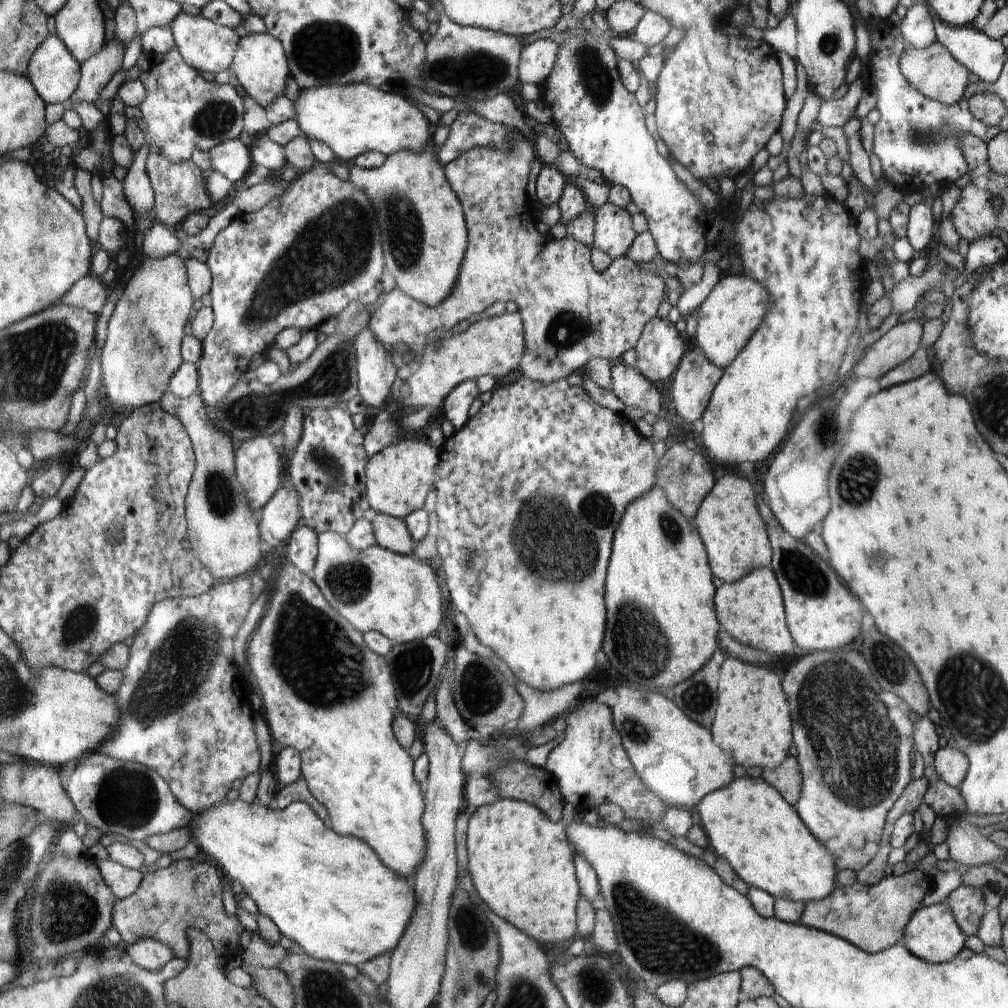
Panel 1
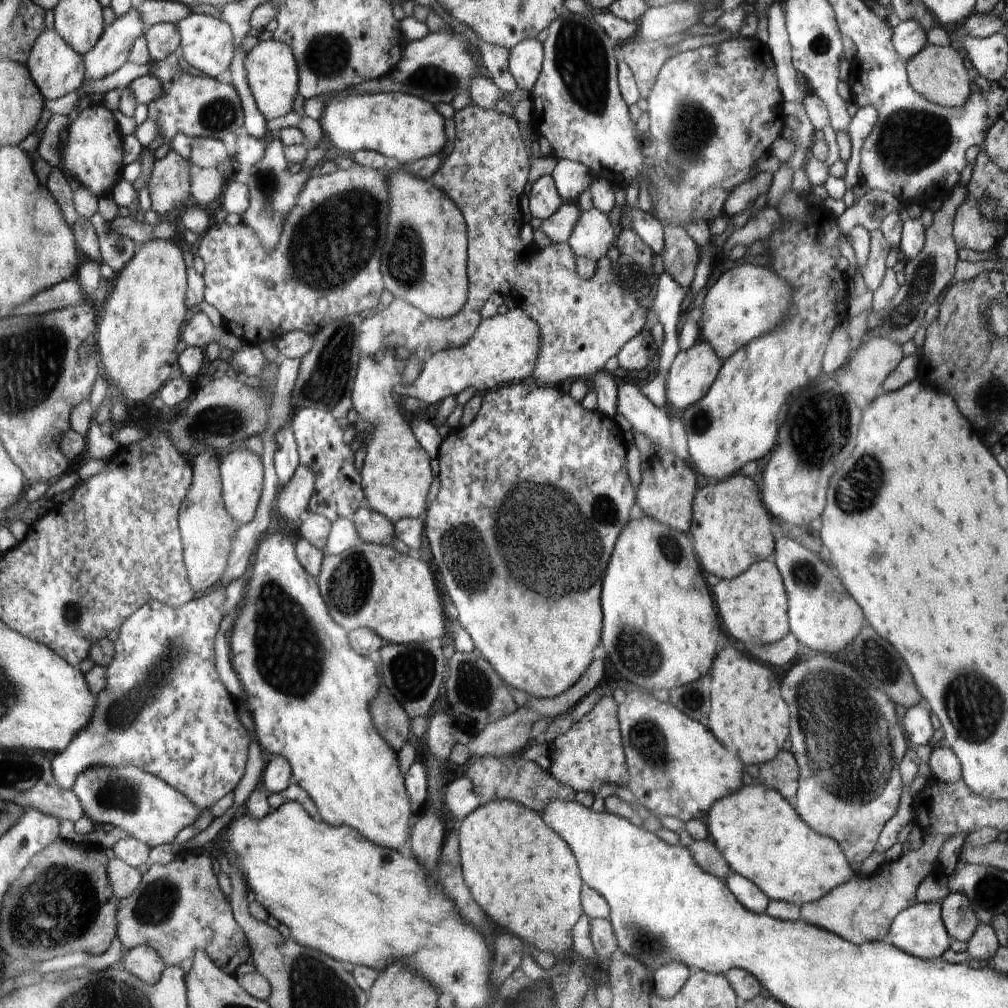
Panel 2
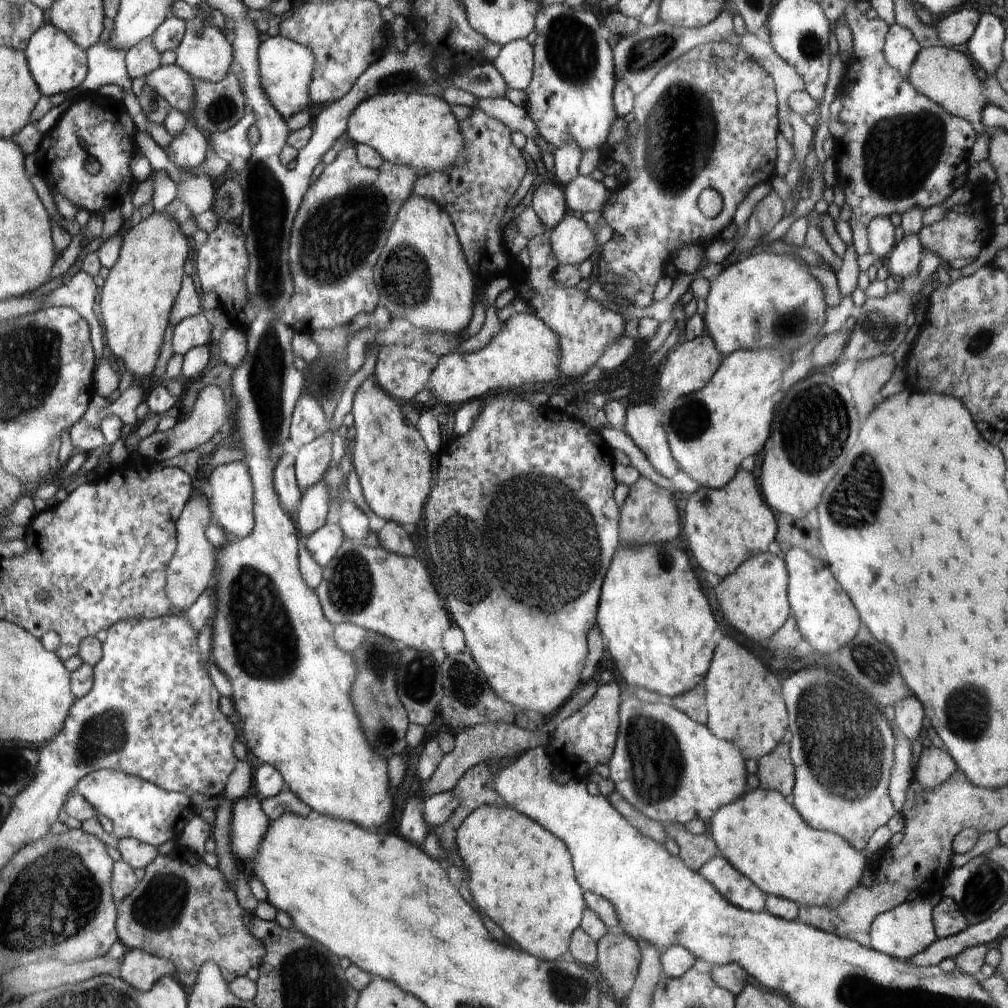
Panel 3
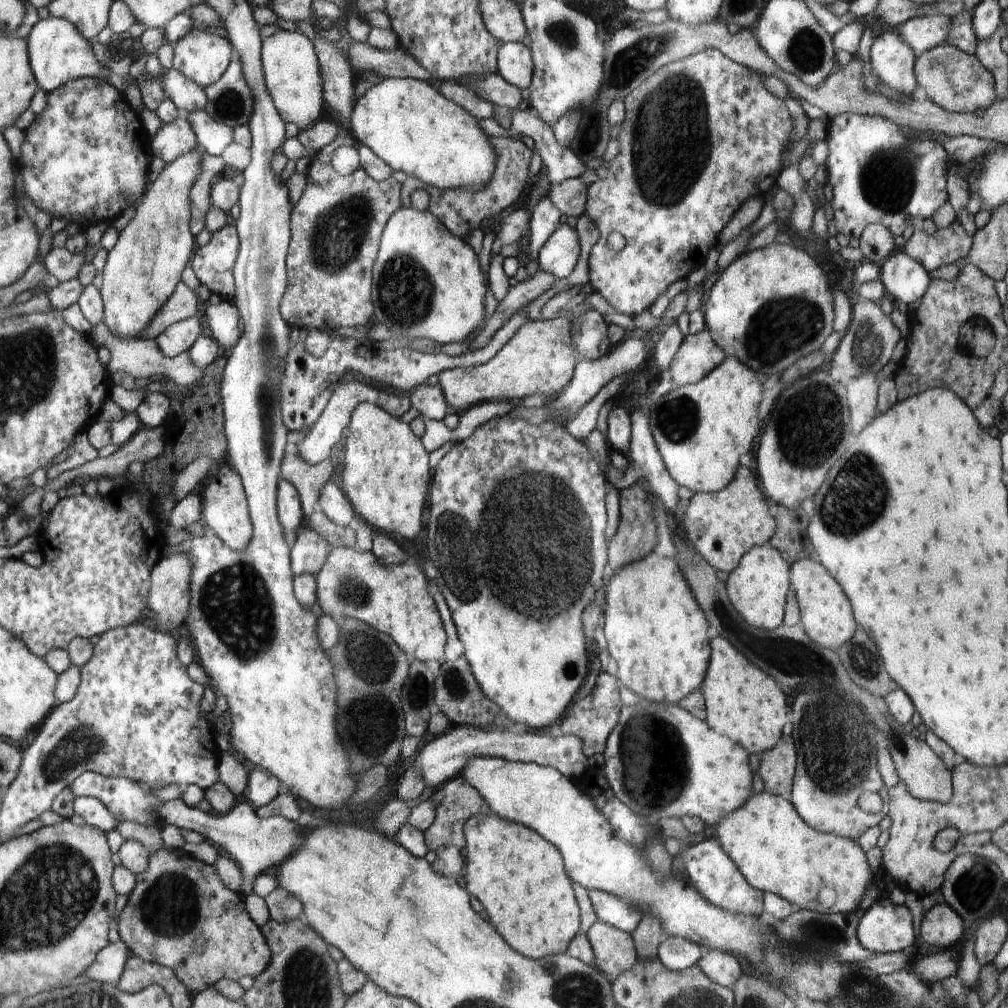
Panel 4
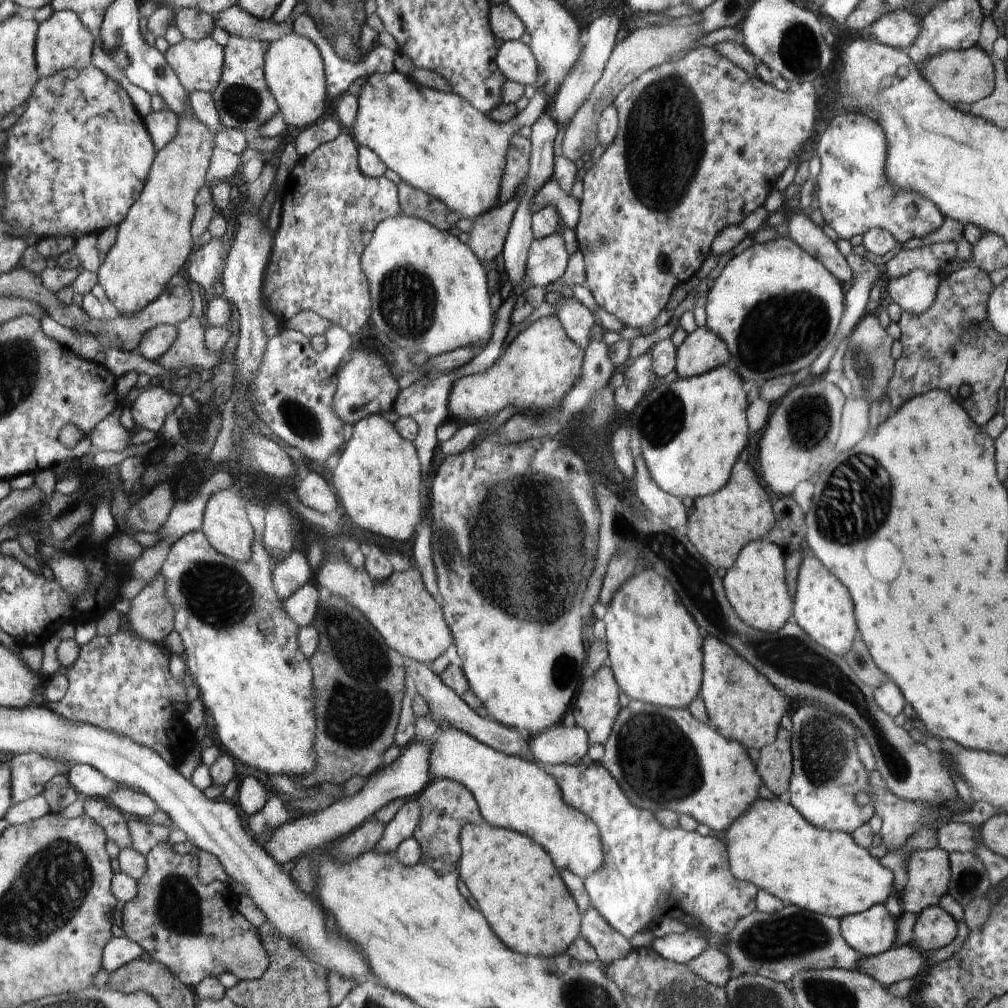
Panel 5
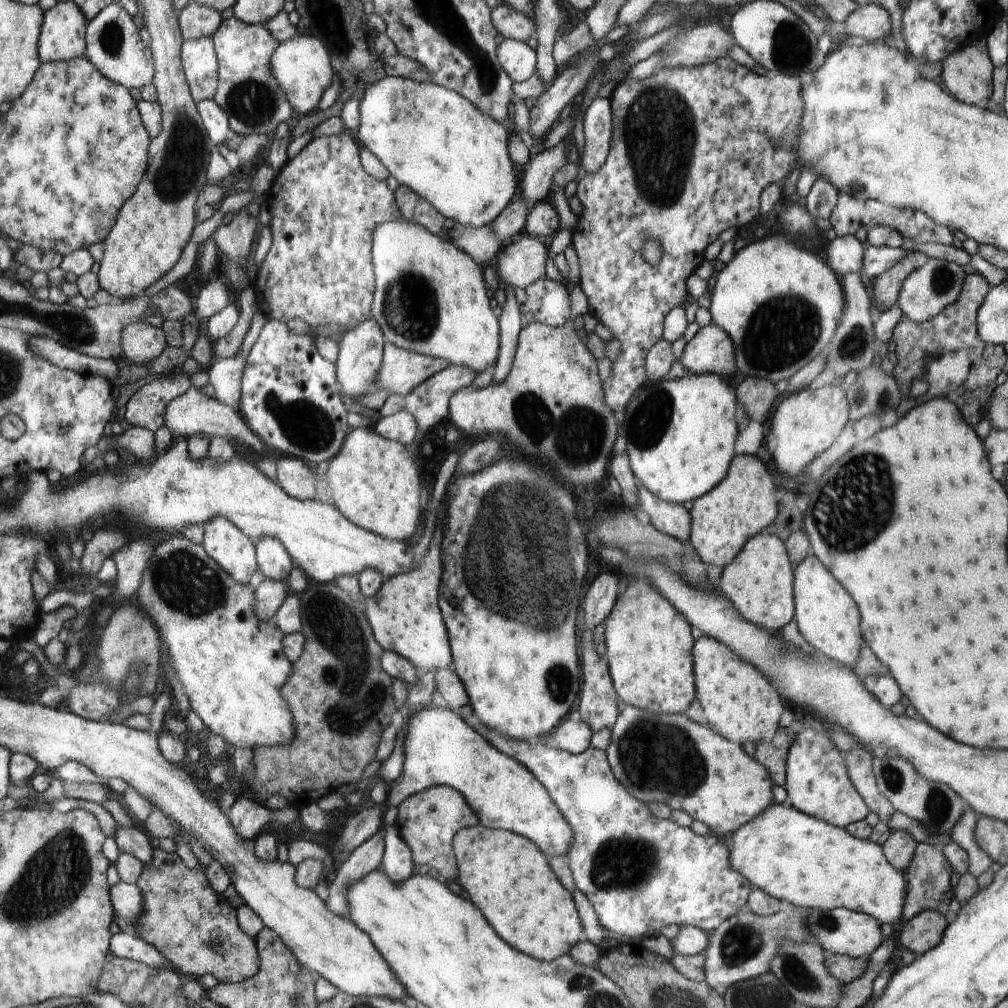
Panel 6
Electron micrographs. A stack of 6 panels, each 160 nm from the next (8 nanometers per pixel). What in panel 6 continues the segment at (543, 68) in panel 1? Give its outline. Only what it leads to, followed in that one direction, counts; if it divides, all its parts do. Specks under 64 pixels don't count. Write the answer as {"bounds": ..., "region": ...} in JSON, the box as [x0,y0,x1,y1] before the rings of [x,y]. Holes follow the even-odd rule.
{"bounds":[498,39,537,82],"region":[[[504,39],[498,47],[498,56],[505,71],[516,82],[532,78],[537,70],[536,52],[525,42]]]}

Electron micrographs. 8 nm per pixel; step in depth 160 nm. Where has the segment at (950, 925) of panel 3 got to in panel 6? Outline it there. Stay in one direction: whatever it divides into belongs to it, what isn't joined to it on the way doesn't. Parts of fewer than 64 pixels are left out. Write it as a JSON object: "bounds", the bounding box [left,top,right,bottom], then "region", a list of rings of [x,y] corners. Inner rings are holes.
{"bounds":[900,909,949,954],"region":[[[926,909],[912,917],[900,934],[900,946],[906,946],[910,952],[924,954],[938,946],[943,932],[949,924],[949,916]]]}

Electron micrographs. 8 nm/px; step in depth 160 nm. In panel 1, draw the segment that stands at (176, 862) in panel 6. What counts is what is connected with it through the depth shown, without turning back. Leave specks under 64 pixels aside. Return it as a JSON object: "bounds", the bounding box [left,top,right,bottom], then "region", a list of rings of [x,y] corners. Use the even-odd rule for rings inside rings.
{"bounds":[114,858,241,960],"region":[[[198,858],[172,860],[171,864],[164,869],[152,867],[143,875],[136,892],[125,899],[118,899],[117,906],[114,907],[114,928],[120,933],[123,947],[134,944],[140,939],[153,938],[166,943],[175,952],[175,957],[187,959],[189,955],[188,930],[197,928],[206,933],[206,936],[213,942],[214,950],[219,952],[224,960],[229,958],[226,954],[231,954],[231,956],[241,954],[241,948],[236,946],[239,942],[238,934],[240,934],[238,918],[230,918],[224,912],[224,904],[222,904],[224,882],[220,881],[220,878],[219,867],[212,866],[208,862],[201,862]]]}

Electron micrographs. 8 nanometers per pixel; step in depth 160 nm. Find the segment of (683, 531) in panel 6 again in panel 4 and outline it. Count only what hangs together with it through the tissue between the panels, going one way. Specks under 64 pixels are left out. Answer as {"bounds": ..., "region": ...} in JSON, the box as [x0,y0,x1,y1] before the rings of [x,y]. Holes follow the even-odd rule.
{"bounds":[627,412,680,512],"region":[[[634,412],[630,414],[632,420],[632,434],[629,453],[627,457],[633,466],[641,472],[642,479],[648,482],[648,490],[666,504],[666,508],[675,512],[680,498],[678,496],[679,486],[670,478],[662,456],[656,448],[656,442],[652,438],[650,426],[646,414]]]}

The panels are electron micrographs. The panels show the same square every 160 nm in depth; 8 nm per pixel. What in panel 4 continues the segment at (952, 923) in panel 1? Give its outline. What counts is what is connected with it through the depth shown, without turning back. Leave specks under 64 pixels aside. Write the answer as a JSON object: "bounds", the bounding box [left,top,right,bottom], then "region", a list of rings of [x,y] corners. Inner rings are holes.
{"bounds":[857,898,916,952],"region":[[[889,898],[874,901],[862,912],[857,938],[860,945],[871,952],[904,951],[916,942],[912,914],[906,905],[896,905]]]}

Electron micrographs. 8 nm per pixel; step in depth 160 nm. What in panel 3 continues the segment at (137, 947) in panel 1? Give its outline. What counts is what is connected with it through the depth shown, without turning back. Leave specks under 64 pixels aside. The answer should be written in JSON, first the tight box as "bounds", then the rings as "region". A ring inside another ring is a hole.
{"bounds":[120,949,176,992],"region":[[[140,949],[127,950],[120,962],[120,978],[142,992],[150,990],[163,976],[174,976],[176,971],[173,961]]]}

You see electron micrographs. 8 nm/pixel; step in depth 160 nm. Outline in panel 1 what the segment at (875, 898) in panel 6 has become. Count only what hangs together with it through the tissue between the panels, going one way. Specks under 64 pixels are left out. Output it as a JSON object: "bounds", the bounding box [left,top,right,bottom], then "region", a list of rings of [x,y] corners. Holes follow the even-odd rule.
{"bounds":[696,775,835,903],"region":[[[744,775],[733,778],[720,790],[709,792],[696,805],[702,828],[709,838],[712,856],[726,859],[734,872],[750,887],[756,887],[774,898],[807,903],[823,899],[835,889],[834,857],[820,844],[798,816],[795,807],[788,806],[776,789],[760,778]]]}

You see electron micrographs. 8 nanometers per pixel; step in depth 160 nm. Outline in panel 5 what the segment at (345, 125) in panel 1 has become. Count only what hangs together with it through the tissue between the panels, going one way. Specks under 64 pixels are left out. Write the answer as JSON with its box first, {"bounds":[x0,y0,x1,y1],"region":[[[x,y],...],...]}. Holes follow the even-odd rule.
{"bounds":[352,70,550,218],"region":[[[397,70],[368,76],[359,98],[356,126],[352,128],[358,144],[373,150],[402,181],[444,201],[461,218],[476,218],[498,204],[500,180],[504,178],[505,167],[508,166],[508,142],[512,140],[514,132],[518,132],[522,126],[532,126],[550,107],[547,96],[536,88],[524,110],[517,112],[508,122],[497,123],[487,113],[475,109],[465,97],[418,85],[412,77]]]}

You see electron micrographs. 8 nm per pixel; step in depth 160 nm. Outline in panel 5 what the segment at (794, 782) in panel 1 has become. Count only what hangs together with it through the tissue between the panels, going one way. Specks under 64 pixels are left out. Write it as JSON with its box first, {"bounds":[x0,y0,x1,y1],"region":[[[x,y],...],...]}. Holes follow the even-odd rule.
{"bounds":[756,728,792,795],"region":[[[780,728],[776,742],[760,750],[760,760],[756,764],[763,784],[776,795],[789,790],[792,776],[791,734]]]}

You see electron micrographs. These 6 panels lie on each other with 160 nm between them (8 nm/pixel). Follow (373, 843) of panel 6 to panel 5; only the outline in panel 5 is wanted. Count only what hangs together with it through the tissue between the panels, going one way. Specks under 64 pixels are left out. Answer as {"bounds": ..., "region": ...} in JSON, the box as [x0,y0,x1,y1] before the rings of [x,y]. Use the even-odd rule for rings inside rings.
{"bounds":[374,798,421,853],"region":[[[410,798],[394,815],[390,822],[385,824],[382,838],[374,851],[393,853],[398,845],[415,833],[421,817],[421,806],[416,798]]]}

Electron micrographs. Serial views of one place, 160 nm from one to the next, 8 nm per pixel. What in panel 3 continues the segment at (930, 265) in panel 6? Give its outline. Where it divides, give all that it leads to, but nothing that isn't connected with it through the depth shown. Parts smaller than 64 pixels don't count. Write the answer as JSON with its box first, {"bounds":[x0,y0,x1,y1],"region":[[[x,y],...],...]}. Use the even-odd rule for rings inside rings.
{"bounds":[889,234,923,280],"region":[[[918,234],[904,235],[902,240],[894,245],[889,254],[889,274],[896,280],[913,275],[913,272],[918,270],[922,255],[923,244]]]}

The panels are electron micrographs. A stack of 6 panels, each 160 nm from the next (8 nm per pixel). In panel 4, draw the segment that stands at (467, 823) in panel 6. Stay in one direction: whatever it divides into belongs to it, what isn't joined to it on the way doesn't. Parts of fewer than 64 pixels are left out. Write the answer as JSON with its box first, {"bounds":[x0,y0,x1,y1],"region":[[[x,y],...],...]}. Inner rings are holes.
{"bounds":[425,774,494,852],"region":[[[461,774],[450,778],[436,788],[432,792],[430,800],[434,804],[437,816],[435,822],[425,831],[425,842],[429,851],[436,852],[440,848],[452,846],[463,852],[465,849],[465,824],[474,816],[494,814],[478,790],[468,784]]]}

